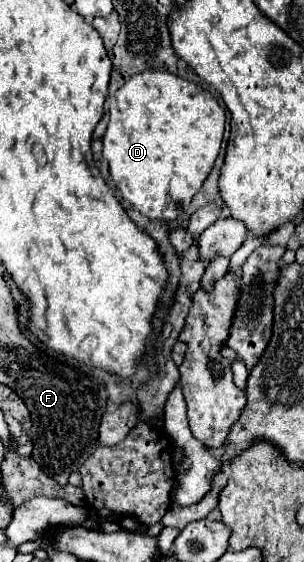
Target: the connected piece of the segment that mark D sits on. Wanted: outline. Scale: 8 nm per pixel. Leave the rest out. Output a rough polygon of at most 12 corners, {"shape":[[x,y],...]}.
{"shape":[[144,71],[102,157],[148,219],[190,207],[222,149],[210,91]]}

